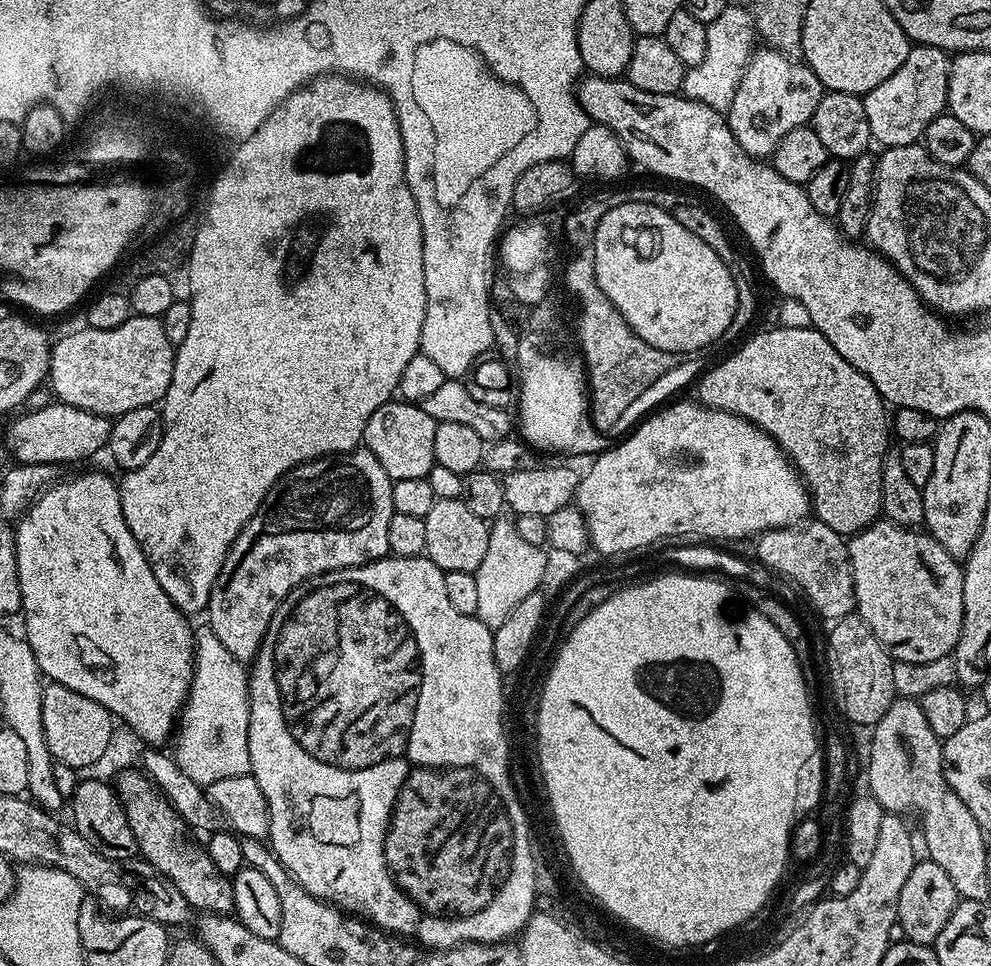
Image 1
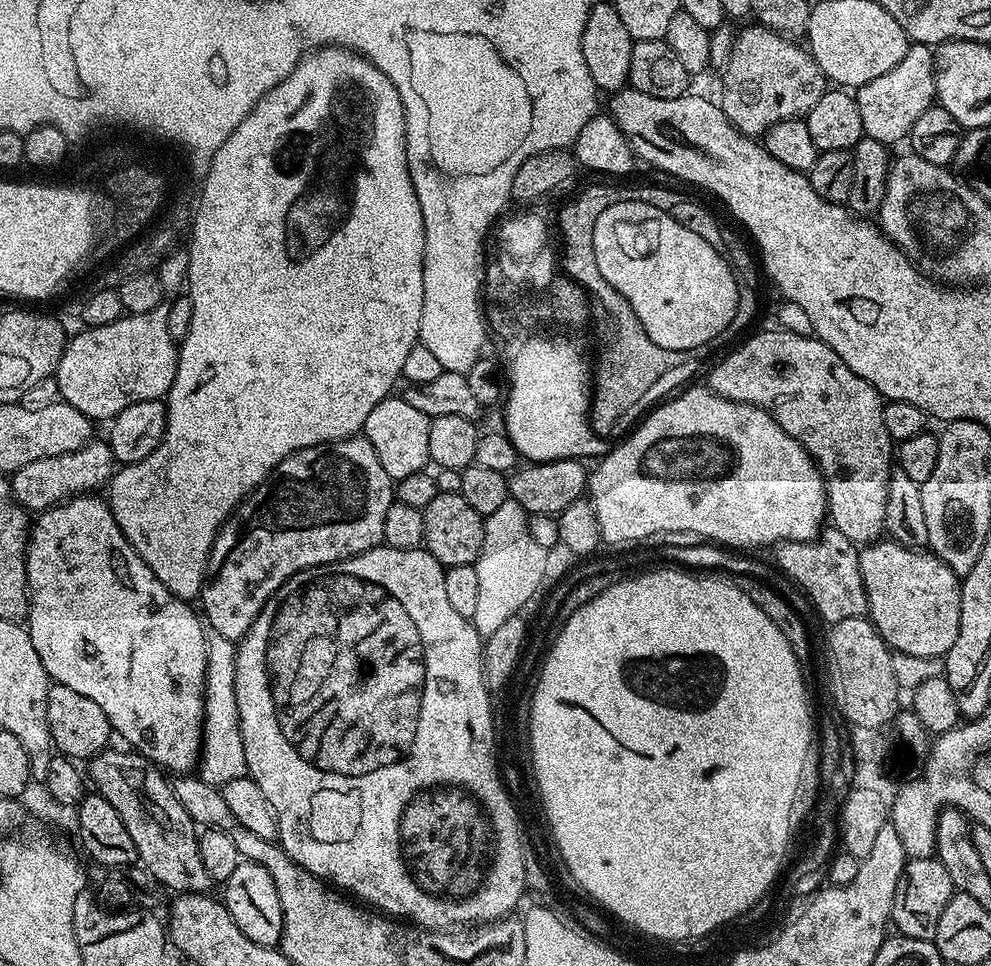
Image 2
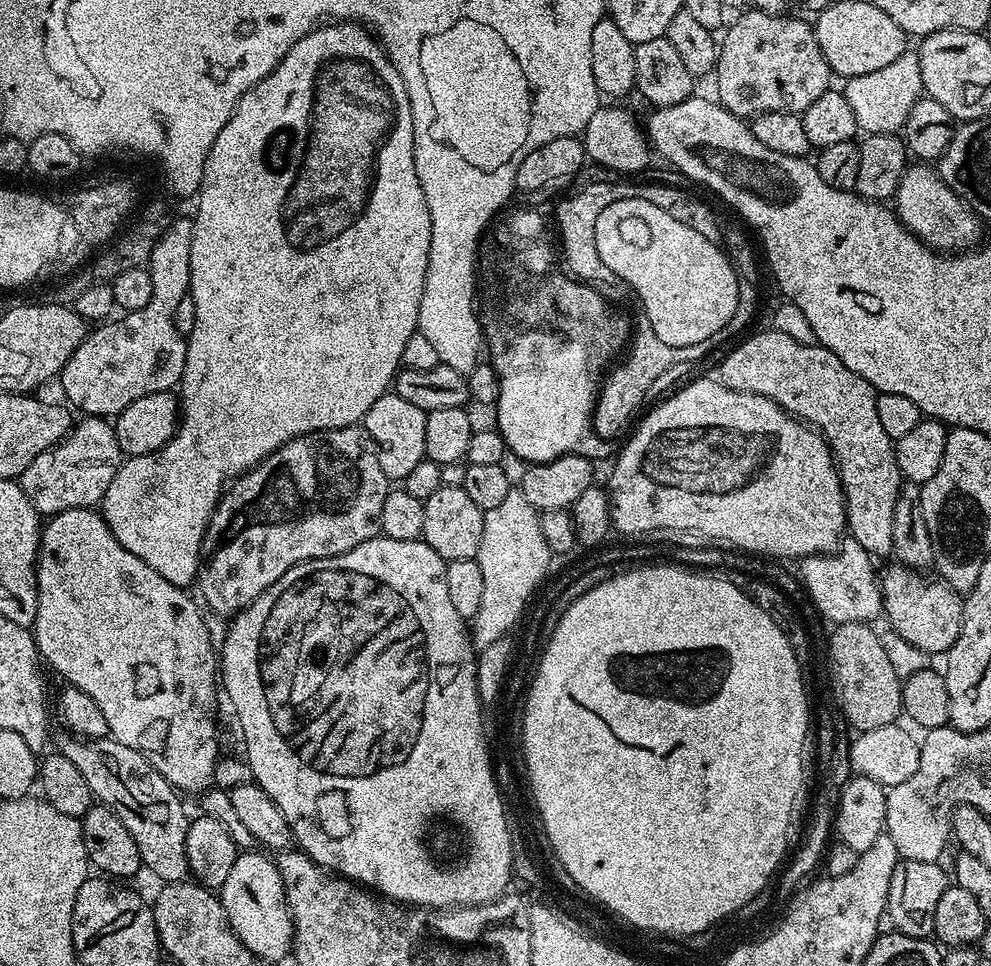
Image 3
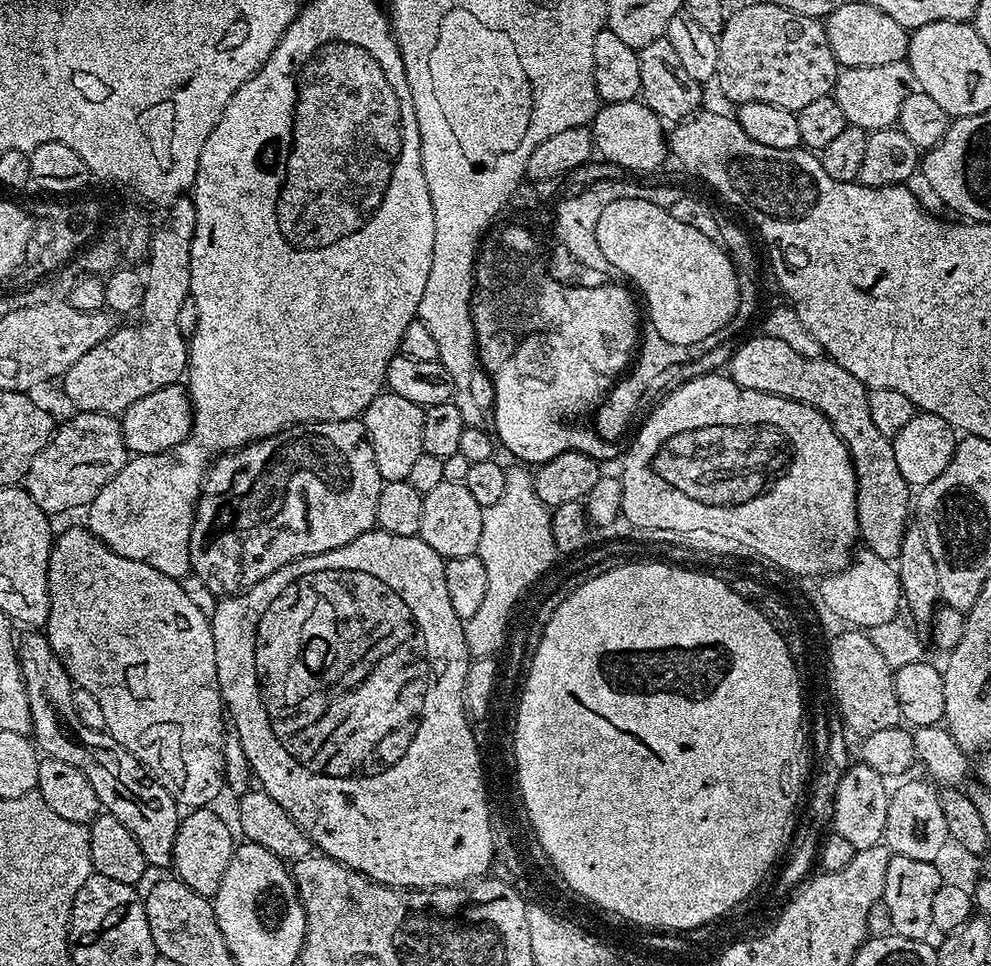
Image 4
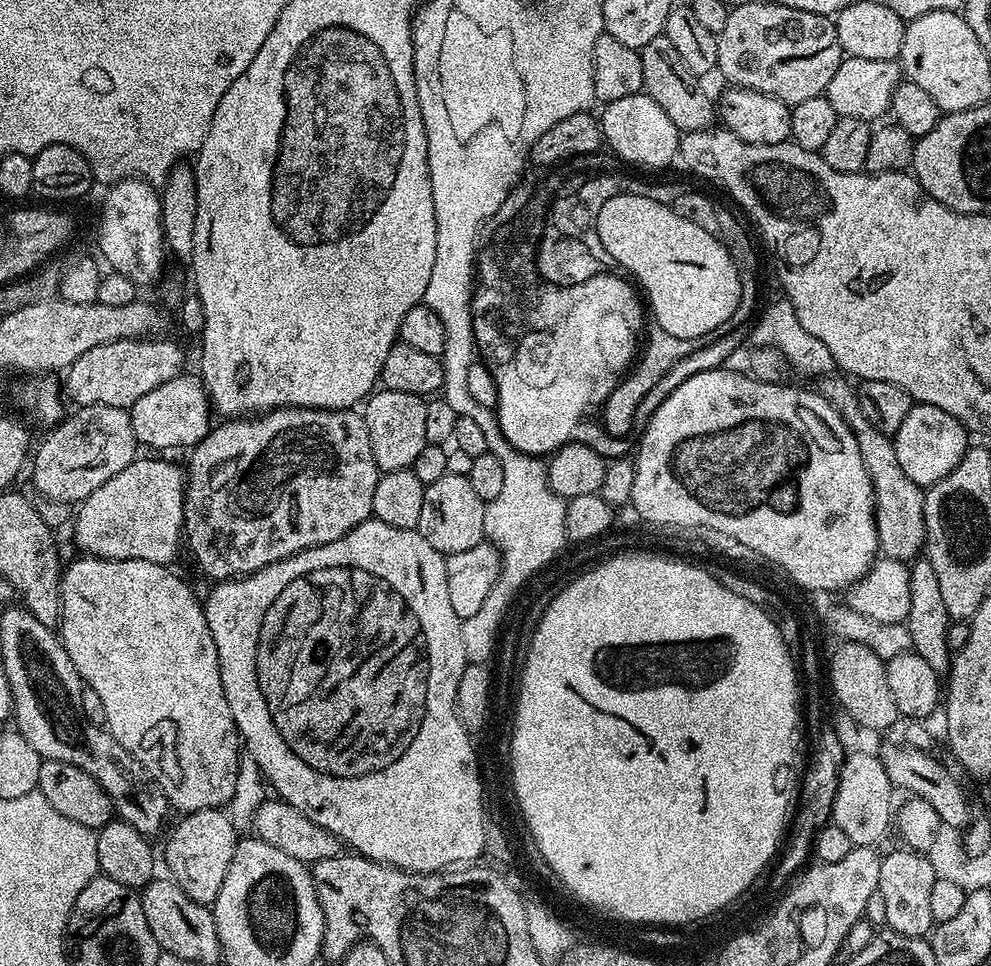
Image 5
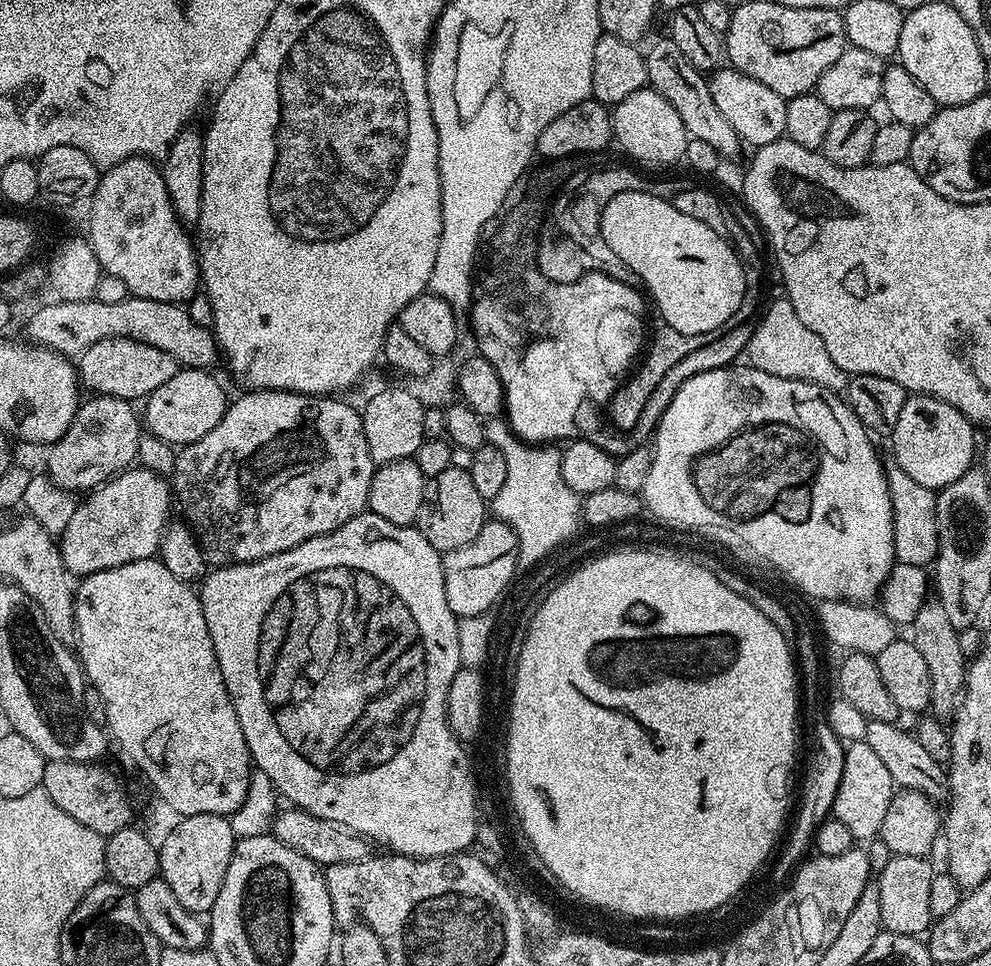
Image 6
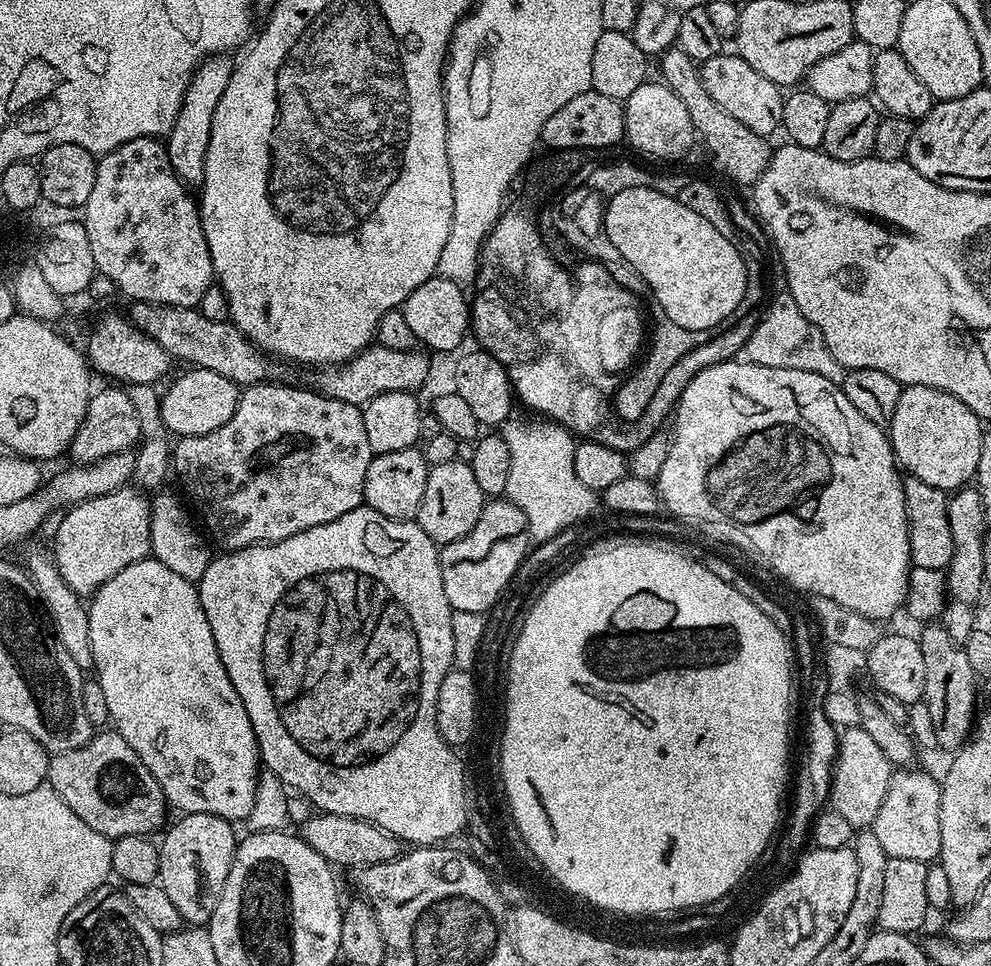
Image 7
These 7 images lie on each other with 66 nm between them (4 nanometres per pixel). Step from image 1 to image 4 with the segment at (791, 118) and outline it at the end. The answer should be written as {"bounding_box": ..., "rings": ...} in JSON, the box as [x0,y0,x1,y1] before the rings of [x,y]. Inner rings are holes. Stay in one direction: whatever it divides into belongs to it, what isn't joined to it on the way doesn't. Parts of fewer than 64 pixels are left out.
{"bounding_box":[715,2,838,113],"rings":[[[774,2],[768,4],[748,4],[729,15],[724,23],[722,34],[716,41],[718,46],[718,66],[715,83],[720,83],[720,92],[732,103],[739,106],[746,102],[766,102],[782,106],[786,110],[798,113],[802,106],[829,95],[836,86],[838,65],[834,50],[830,50],[830,38],[824,29],[823,19],[798,14],[786,6]]]}

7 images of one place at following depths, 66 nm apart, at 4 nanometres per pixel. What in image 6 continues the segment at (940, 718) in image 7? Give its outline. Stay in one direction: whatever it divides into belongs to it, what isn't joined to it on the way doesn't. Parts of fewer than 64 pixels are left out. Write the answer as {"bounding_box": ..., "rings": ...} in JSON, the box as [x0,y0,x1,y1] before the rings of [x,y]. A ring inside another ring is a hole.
{"bounding_box":[910,599,966,717],"rings":[[[929,599],[918,610],[918,614],[910,625],[910,639],[922,653],[926,667],[930,670],[930,708],[937,717],[951,717],[960,704],[960,696],[964,692],[964,673],[966,671],[966,655],[959,646],[959,631],[950,626],[950,617],[942,610],[939,599]]]}

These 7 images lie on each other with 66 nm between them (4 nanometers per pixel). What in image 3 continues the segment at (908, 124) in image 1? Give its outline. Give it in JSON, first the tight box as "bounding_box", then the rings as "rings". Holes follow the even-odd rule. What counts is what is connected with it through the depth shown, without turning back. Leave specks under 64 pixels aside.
{"bounding_box":[842,50,924,133],"rings":[[[906,50],[894,58],[894,62],[878,70],[870,70],[870,74],[847,77],[845,84],[848,85],[843,85],[842,91],[846,102],[850,102],[850,110],[854,110],[856,126],[861,133],[899,133],[910,114],[910,106],[922,99],[924,92],[919,51]]]}

